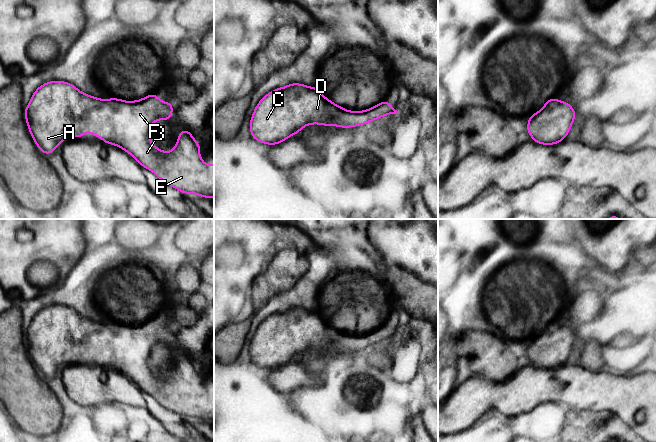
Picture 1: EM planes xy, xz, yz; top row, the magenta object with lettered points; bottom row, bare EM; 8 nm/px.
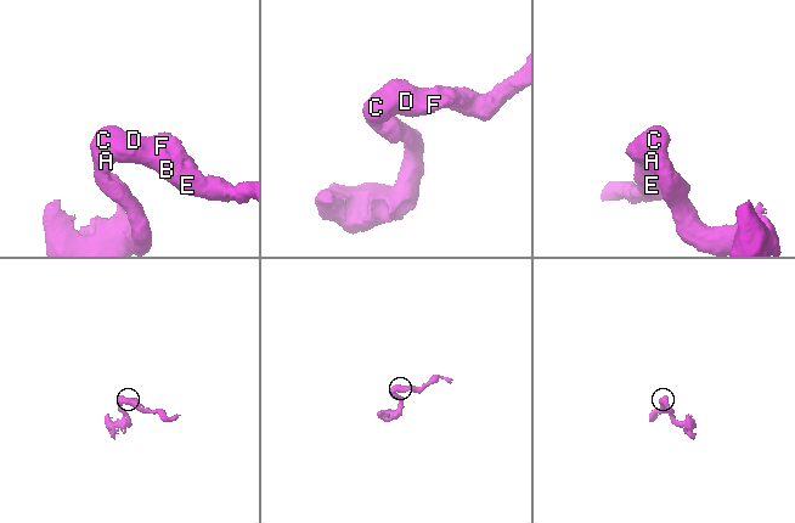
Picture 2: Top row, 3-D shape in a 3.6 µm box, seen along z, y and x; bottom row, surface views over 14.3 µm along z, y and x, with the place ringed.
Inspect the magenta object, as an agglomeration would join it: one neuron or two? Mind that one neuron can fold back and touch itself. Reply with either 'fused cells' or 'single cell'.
single cell

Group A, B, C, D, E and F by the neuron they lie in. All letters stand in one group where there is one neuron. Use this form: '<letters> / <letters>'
A B C D E F

